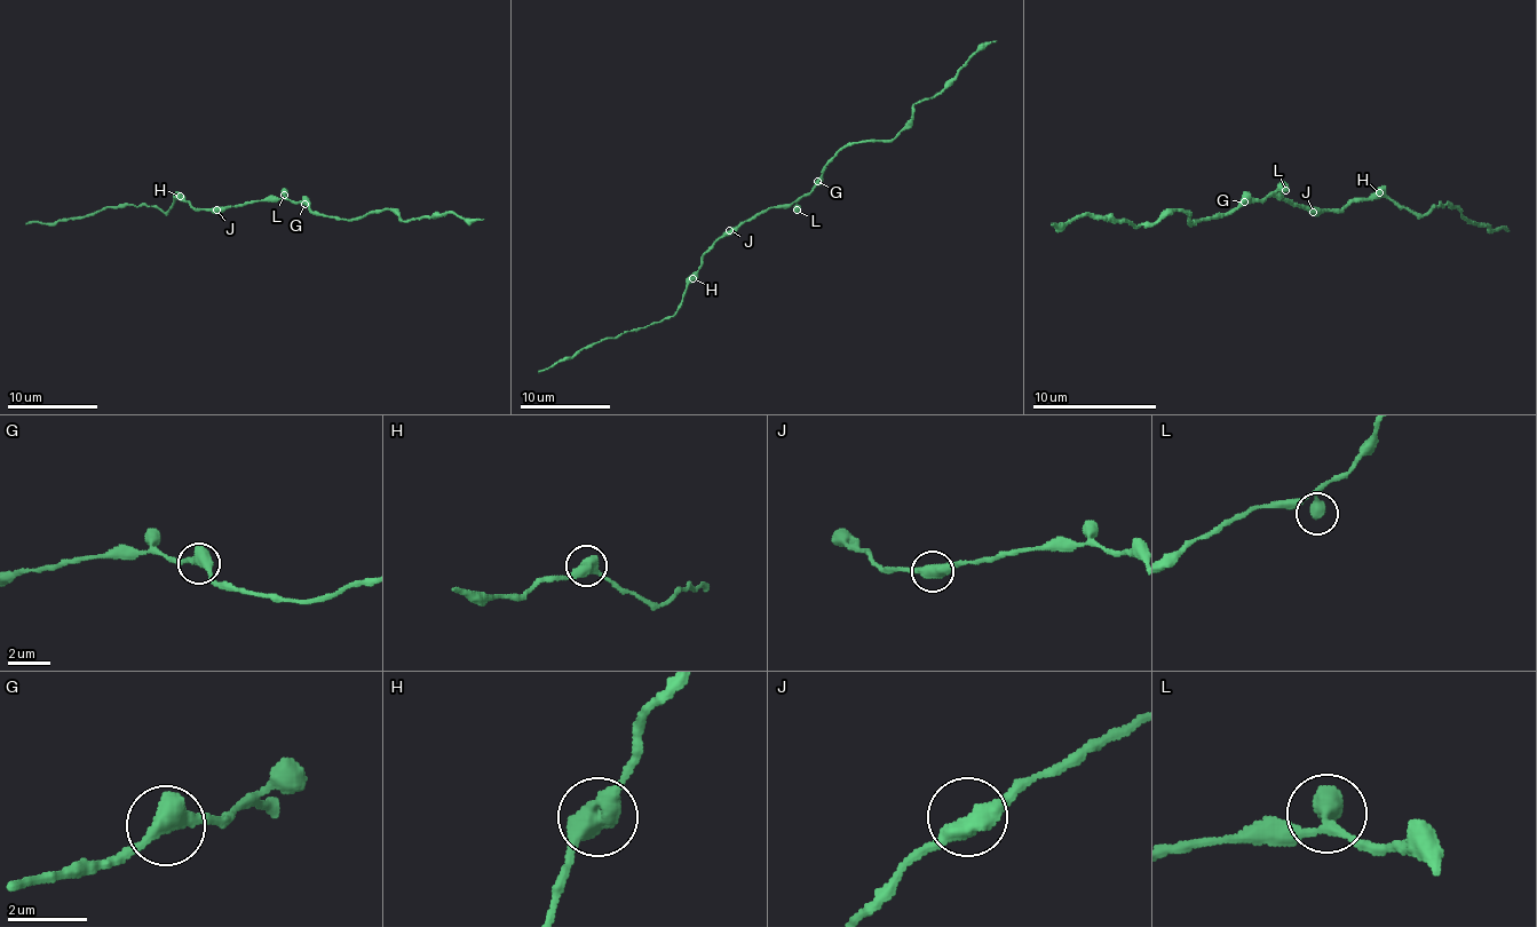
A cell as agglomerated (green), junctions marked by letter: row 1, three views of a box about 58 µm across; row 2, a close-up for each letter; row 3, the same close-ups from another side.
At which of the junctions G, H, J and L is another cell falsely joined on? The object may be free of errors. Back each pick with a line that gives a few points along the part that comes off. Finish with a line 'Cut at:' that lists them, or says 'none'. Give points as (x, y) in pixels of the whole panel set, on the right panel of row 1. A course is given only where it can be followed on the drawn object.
Cut at: none

